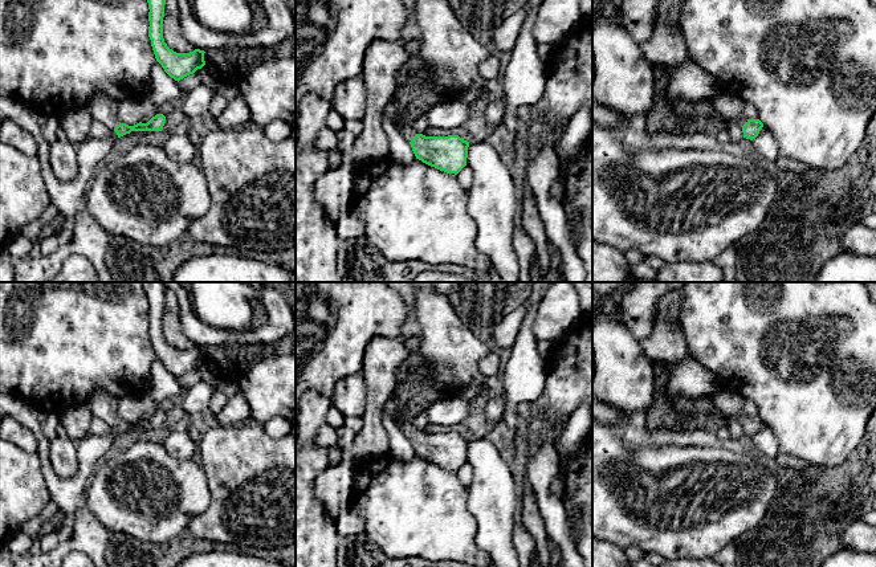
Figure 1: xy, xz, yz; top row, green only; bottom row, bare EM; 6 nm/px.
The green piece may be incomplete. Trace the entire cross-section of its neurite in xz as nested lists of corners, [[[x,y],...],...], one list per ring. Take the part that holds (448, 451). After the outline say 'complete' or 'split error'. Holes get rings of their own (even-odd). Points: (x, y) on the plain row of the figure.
[[[400,412],[394,420],[411,441],[416,456],[423,460],[455,472],[466,462],[469,438],[459,432],[425,433],[415,431],[413,415],[407,412]]]; split error

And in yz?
[[[716,387],[709,396],[725,420],[736,420],[742,424],[743,435],[755,436],[763,424],[759,416],[745,416],[742,413],[745,399],[732,391]]]; split error

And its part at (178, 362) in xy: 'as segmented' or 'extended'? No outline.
as segmented

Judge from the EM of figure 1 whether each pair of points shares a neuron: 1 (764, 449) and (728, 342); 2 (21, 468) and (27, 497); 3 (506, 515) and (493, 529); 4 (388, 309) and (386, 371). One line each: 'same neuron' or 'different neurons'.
1: different neurons
2: same neuron
3: same neuron
4: different neurons

